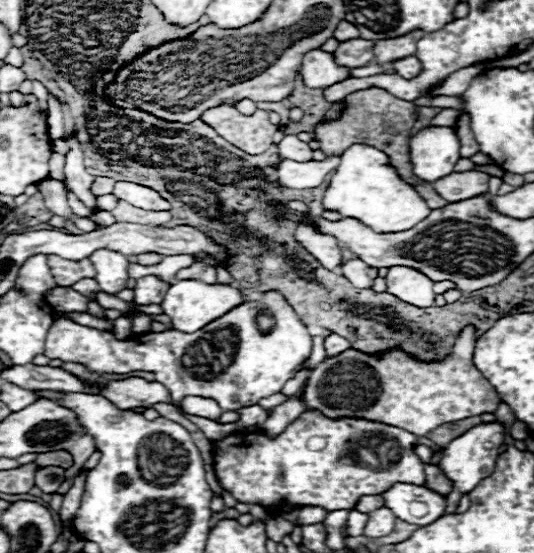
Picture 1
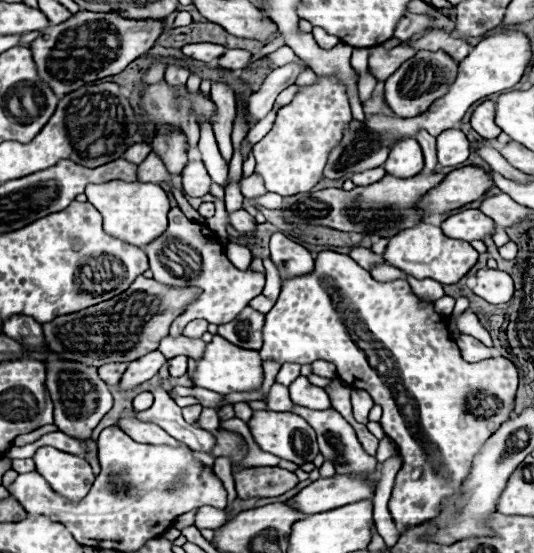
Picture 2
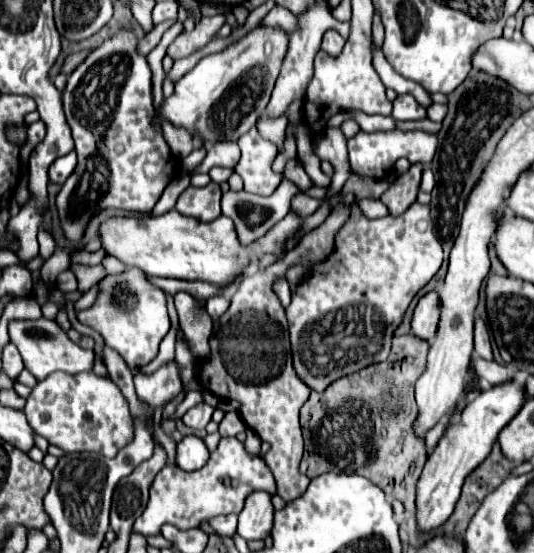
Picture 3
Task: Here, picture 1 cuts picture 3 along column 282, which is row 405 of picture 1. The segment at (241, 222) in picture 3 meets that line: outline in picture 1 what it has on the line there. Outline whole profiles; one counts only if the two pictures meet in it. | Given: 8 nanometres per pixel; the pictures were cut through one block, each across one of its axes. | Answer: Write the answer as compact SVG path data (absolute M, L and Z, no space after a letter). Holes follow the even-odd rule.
M190 396L186 400L186 408L182 408L188 414L196 414L196 416L204 416L204 418L218 418L222 414L222 408L208 398L194 398Z

